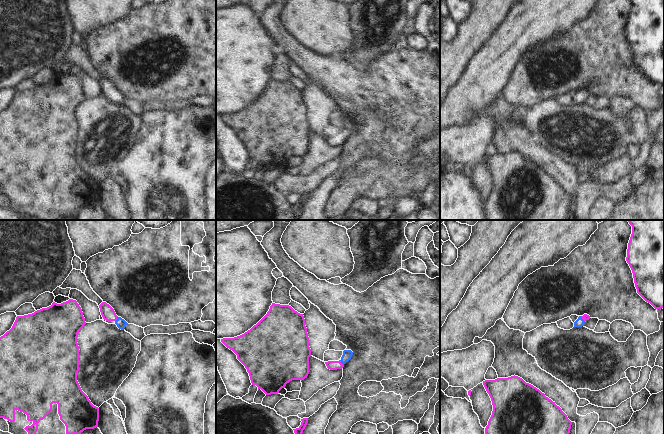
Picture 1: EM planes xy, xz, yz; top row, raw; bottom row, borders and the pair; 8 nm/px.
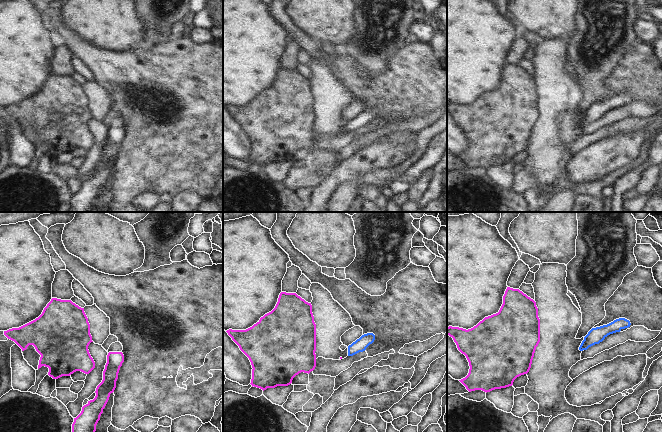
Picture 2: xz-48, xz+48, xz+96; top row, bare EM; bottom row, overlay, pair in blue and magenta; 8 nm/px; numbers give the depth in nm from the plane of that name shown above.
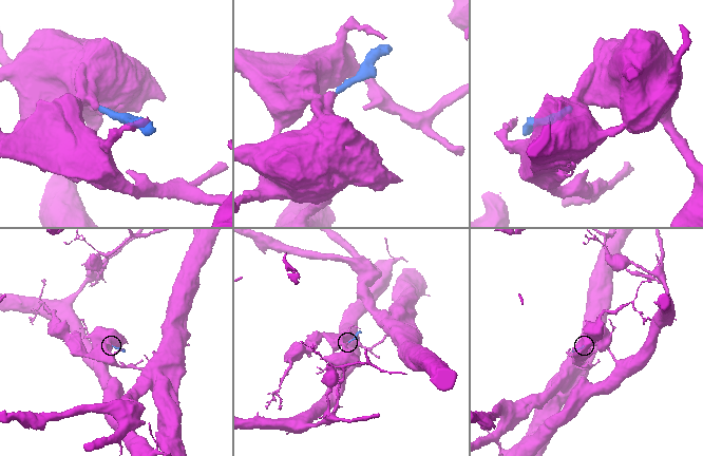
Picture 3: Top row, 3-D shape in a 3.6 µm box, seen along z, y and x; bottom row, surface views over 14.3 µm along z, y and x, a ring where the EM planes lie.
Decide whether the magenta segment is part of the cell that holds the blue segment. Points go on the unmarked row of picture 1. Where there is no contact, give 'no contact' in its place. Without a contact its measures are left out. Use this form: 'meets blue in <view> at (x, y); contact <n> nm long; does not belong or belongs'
meets blue in xz at (341, 138); contact 60 nm long; belongs

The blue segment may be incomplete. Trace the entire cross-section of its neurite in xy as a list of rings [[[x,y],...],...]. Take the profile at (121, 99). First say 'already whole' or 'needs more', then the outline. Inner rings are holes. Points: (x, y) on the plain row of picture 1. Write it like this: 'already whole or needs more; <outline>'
needs more; [[[102,78],[99,81],[101,91],[106,97],[114,97],[117,103],[121,106],[124,106],[125,102],[128,100],[124,95],[118,93],[114,87],[114,85],[107,80],[106,78]]]

